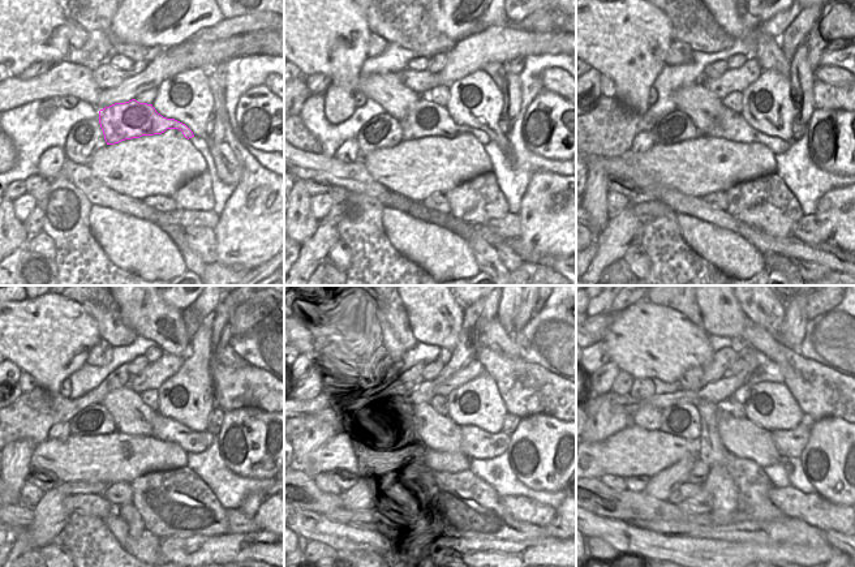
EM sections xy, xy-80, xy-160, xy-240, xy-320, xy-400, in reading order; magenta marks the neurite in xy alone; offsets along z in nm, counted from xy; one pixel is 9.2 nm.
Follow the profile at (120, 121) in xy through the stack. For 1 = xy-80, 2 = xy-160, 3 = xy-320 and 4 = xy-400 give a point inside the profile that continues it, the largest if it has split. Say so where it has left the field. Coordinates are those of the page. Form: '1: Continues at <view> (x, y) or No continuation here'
1: Continues at xy-80 (425, 119)
2: Continues at xy-160 (733, 125)
3: Continues at xy-320 (476, 443)
4: Continues at xy-400 (790, 443).

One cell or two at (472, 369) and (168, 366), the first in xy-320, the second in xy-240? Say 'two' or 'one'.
one

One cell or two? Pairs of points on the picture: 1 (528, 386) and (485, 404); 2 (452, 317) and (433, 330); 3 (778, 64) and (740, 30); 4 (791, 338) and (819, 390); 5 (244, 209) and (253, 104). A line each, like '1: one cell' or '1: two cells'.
1: two cells
2: one cell
3: one cell
4: two cells
5: two cells

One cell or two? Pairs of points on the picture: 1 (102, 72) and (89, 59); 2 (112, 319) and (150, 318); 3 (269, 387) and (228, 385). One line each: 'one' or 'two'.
1: two
2: two
3: one

